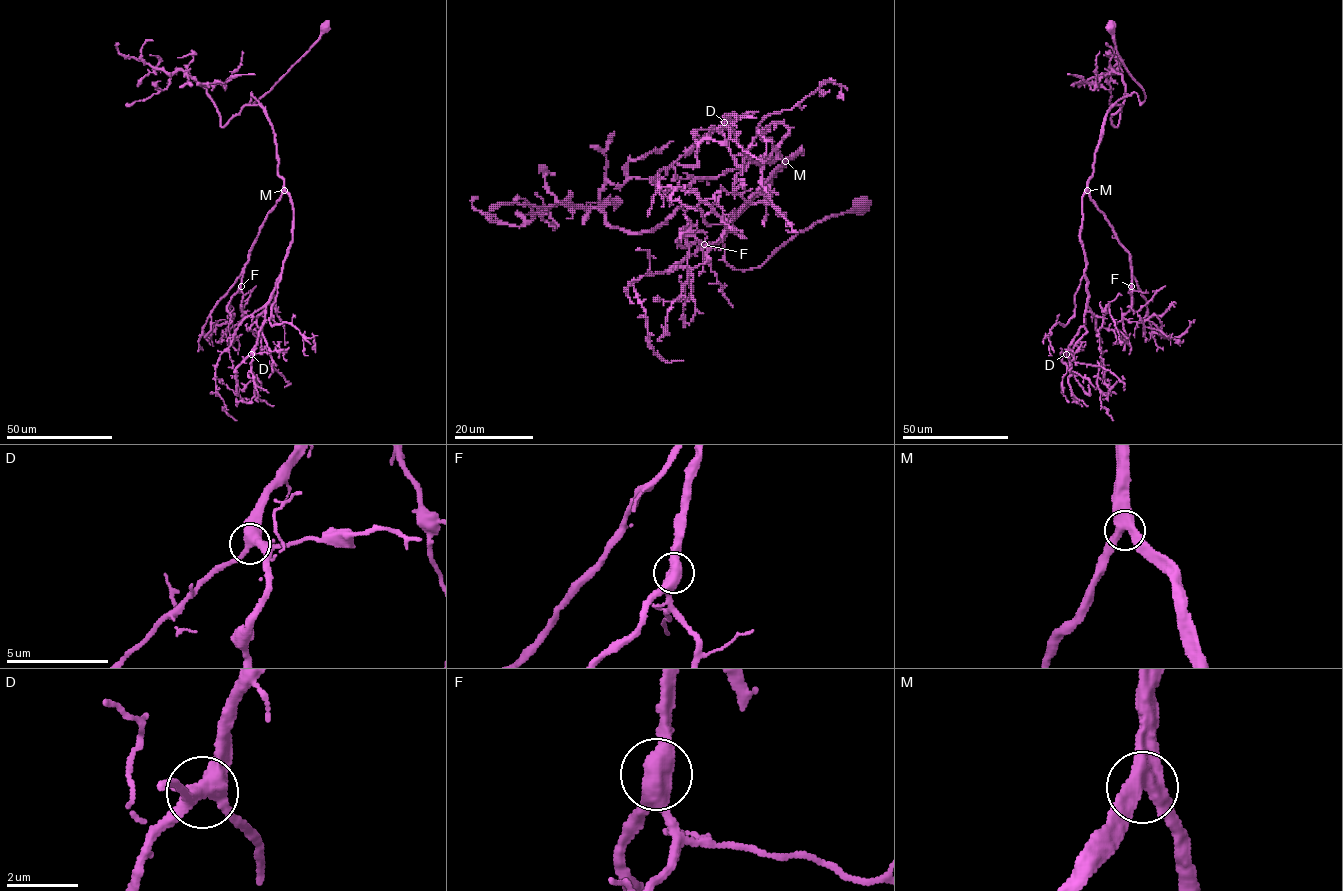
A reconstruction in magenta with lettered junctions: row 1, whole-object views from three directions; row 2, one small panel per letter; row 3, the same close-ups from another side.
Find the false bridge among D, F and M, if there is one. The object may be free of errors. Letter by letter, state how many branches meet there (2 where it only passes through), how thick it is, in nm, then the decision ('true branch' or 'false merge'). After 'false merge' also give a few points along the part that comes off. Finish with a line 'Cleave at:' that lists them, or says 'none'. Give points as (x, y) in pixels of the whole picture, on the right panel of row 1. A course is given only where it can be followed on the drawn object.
D: 3 branches meet; 420 nm thick; true branch
F: 3 branches meet; 440 nm thick; true branch
M: 3 branches meet; 440 nm thick; true branch
Cleave at: none

